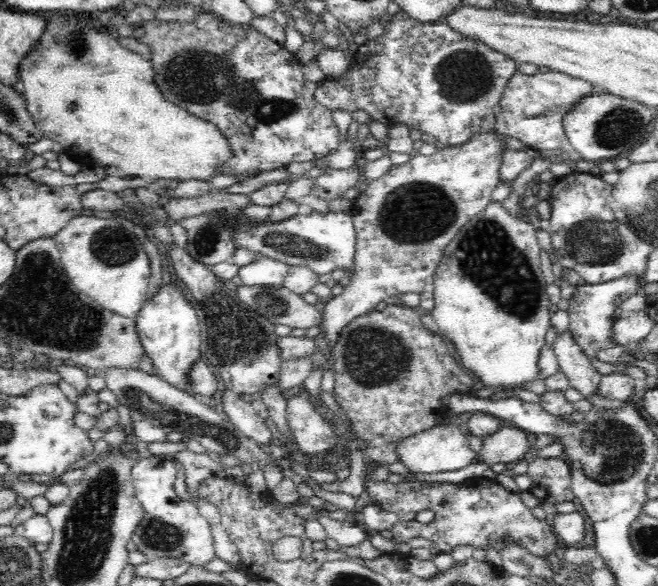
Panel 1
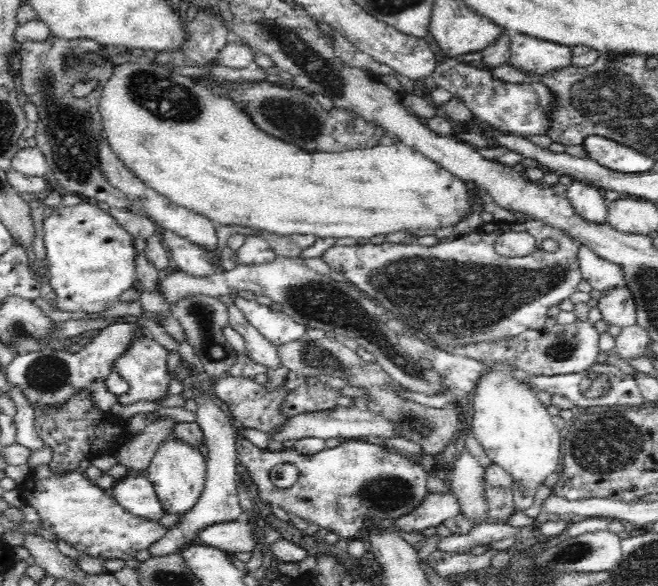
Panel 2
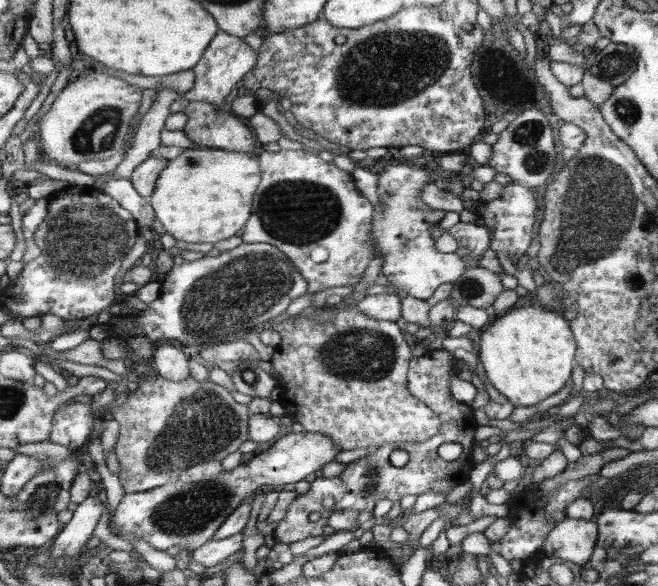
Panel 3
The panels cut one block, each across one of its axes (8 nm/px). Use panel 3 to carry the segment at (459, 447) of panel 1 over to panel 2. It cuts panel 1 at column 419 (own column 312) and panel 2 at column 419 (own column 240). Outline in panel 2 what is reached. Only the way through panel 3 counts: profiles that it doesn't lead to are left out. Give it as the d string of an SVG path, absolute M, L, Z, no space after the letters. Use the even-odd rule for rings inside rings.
M237 434L235 442L236 461L246 466L248 476L254 480L258 486L258 496L262 502L276 504L284 508L290 516L300 516L307 520L308 524L318 524L327 530L333 530L340 534L342 538L354 538L362 528L366 530L366 524L375 520L394 520L401 518L404 514L410 514L414 509L425 502L428 491L429 474L412 459L402 456L397 452L392 452L382 446L362 442L359 439L341 440L337 448L324 449L314 455L302 455L293 449L286 449L282 452L270 452L268 449L258 449L252 442ZM278 464L291 464L298 469L298 480L290 488L277 488L270 480L270 472Z

